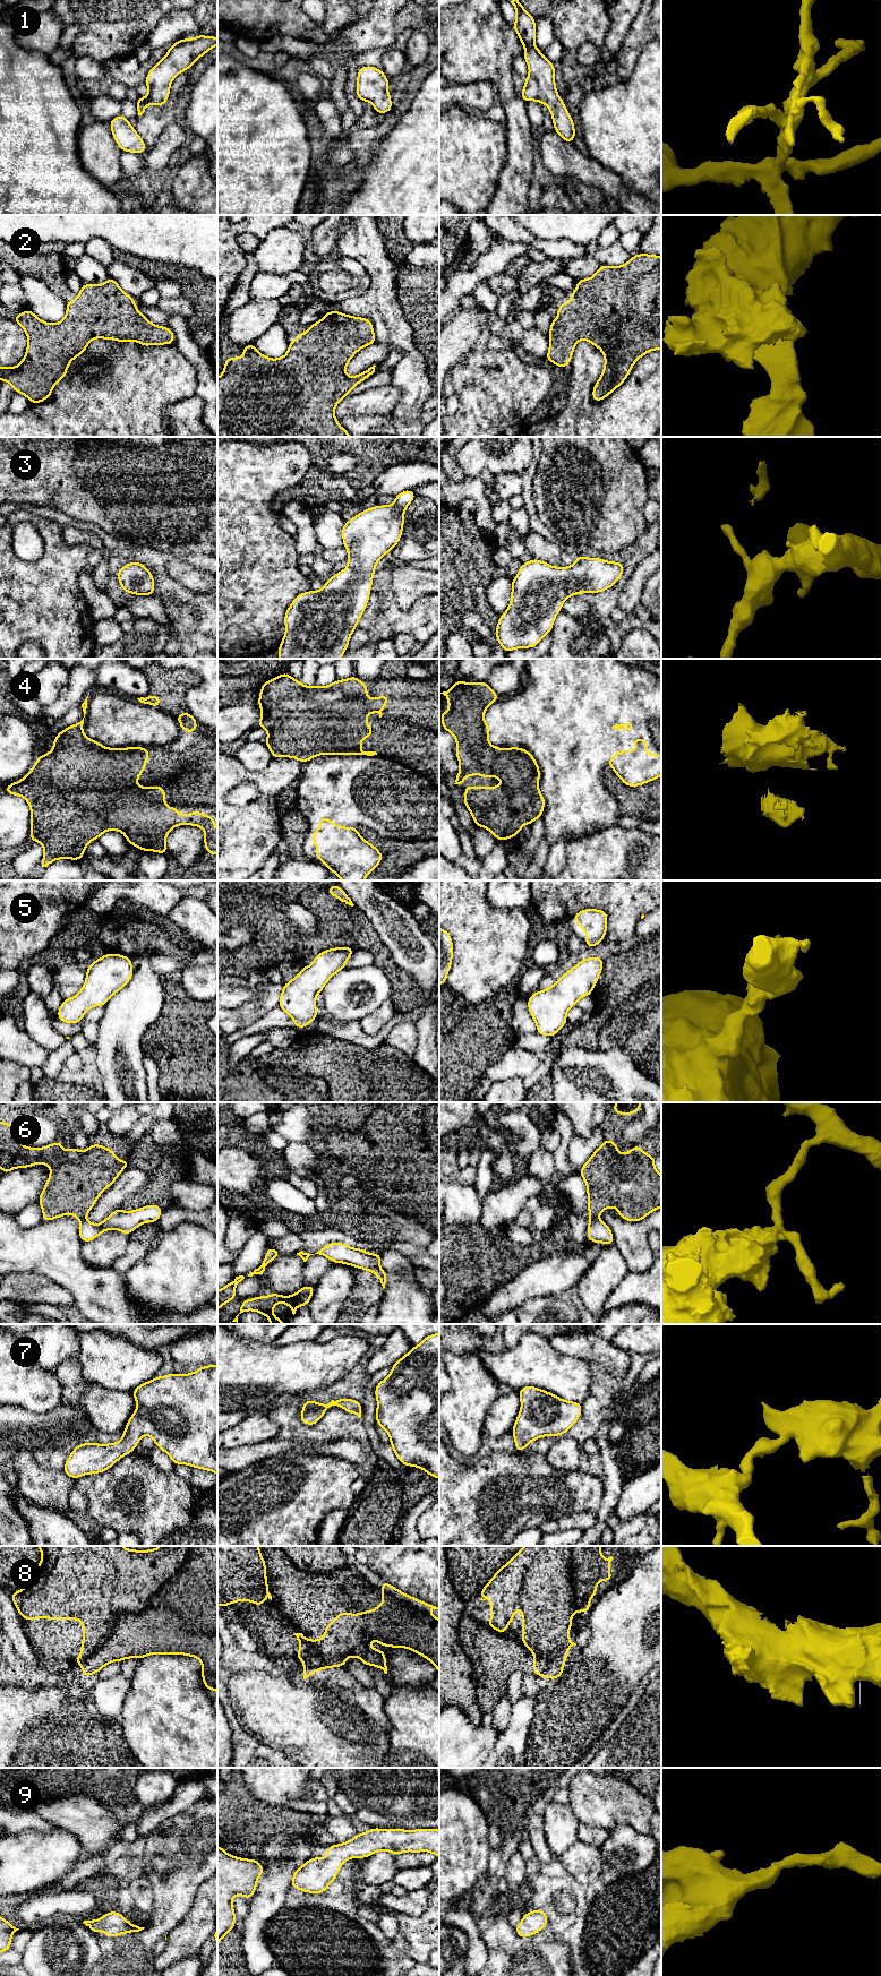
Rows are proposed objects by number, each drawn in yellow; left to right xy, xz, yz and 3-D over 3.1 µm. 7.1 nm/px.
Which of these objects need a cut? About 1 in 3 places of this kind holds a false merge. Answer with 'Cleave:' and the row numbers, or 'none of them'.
Cleave: 4, 6, 8

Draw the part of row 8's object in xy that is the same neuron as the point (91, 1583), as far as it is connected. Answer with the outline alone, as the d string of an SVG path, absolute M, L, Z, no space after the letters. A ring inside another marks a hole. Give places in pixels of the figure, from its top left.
M36 1546L42 1552L42 1561L37 1564L37 1570L33 1573L33 1579L22 1589L12 1592L10 1596L18 1613L23 1620L39 1620L42 1616L45 1620L78 1620L83 1625L82 1651L76 1657L76 1665L86 1663L93 1653L101 1651L101 1646L113 1634L114 1615L119 1613L139 1613L151 1606L151 1600L155 1597L156 1591L166 1586L178 1570L185 1566L182 1552L178 1546L160 1546L155 1549L136 1550L127 1549L122 1546Z

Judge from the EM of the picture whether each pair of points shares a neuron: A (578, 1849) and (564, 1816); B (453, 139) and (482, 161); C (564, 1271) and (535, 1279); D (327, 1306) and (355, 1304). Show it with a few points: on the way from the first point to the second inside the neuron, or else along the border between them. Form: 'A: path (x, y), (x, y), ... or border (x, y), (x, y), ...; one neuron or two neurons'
A: border (578, 1838), (557, 1858); two neurons
B: path (460, 146), (476, 154); one neuron
C: path (557, 1271), (541, 1279); one neuron
D: border (353, 1281), (349, 1297), (340, 1312); two neurons

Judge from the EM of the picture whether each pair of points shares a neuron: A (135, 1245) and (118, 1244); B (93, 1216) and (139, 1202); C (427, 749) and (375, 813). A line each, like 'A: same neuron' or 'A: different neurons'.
A: different neurons
B: different neurons
C: different neurons

